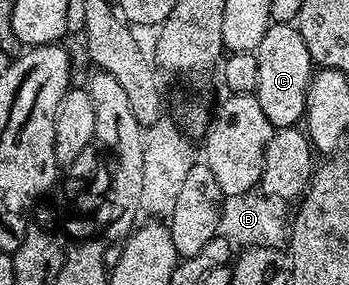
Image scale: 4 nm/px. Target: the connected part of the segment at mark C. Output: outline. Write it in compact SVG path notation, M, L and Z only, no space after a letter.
M273 23L267 29L267 33L263 33L263 41L259 41L255 54L259 65L259 81L255 94L259 105L263 105L263 113L267 113L267 121L271 121L277 129L300 124L305 118L309 80L315 74L315 64L311 53L307 53L307 45L303 41L301 32L293 23Z

